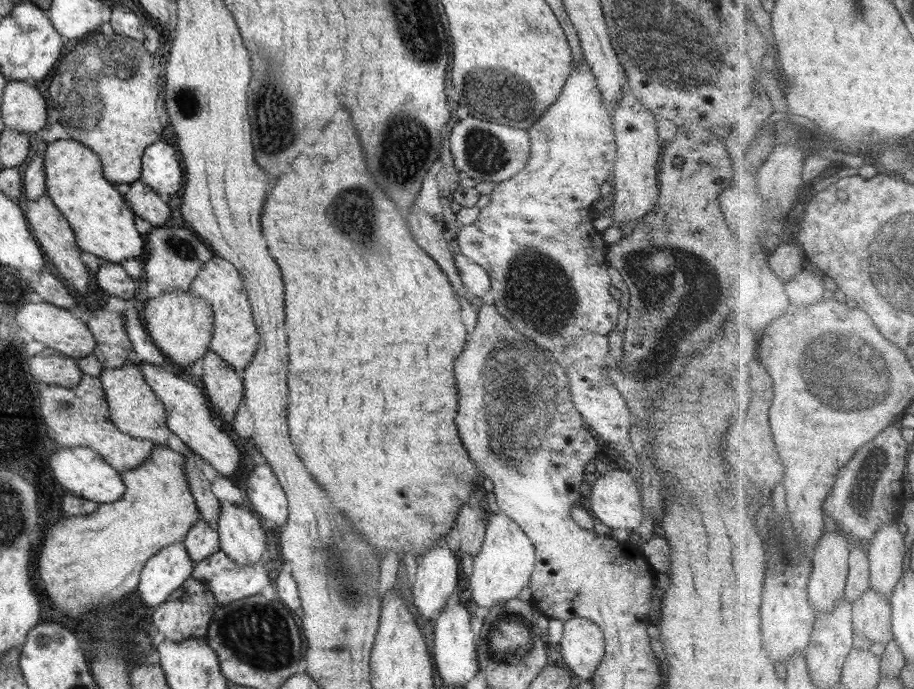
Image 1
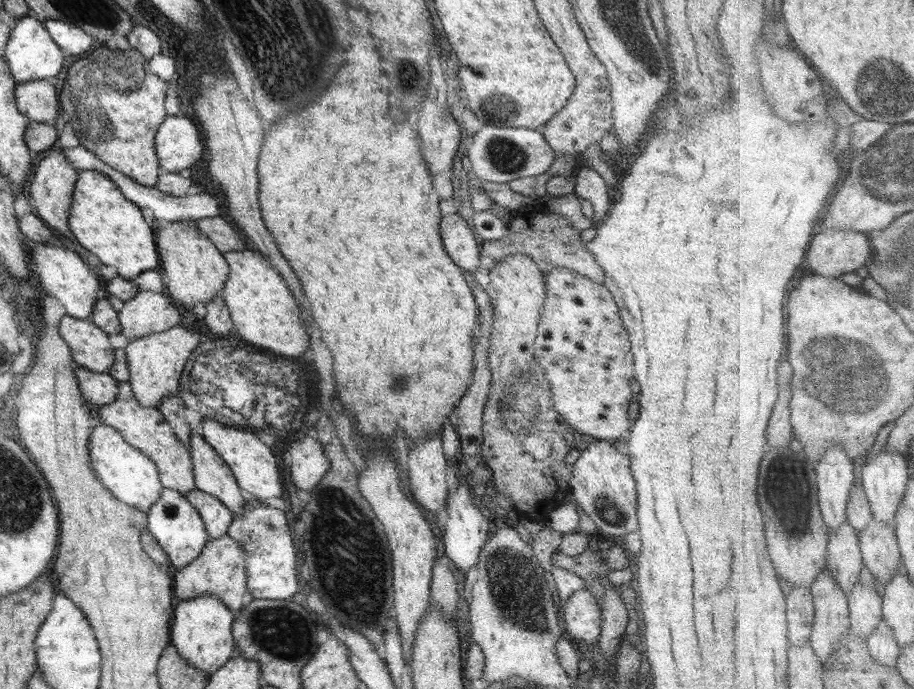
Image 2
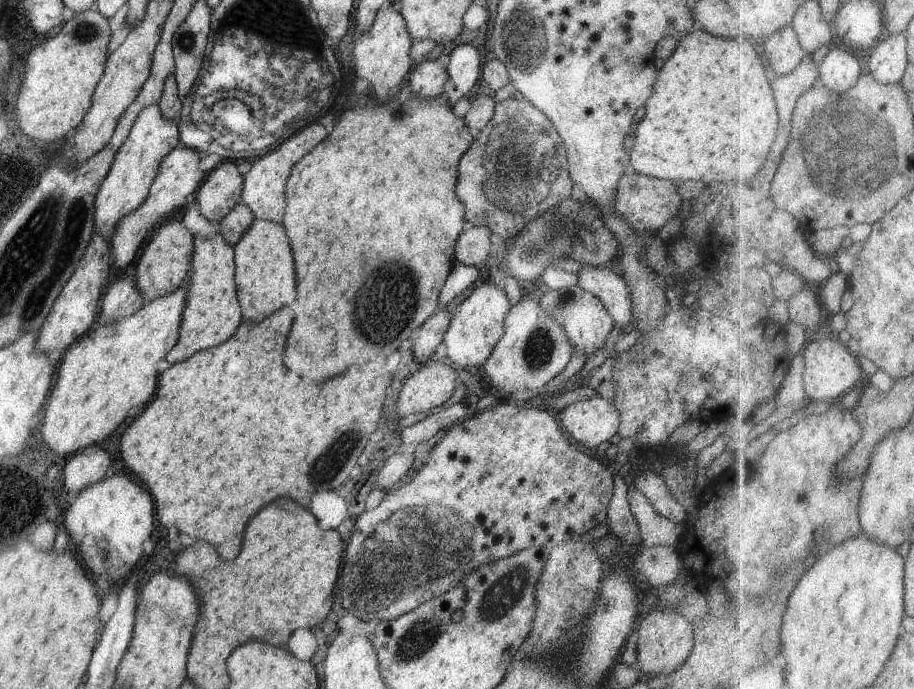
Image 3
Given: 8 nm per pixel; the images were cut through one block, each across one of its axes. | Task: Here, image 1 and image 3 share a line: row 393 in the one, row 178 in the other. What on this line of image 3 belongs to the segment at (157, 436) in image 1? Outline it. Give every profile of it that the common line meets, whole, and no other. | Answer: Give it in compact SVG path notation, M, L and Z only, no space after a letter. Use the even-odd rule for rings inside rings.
M159 105L147 106L136 116L136 122L126 138L126 142L120 146L120 150L114 156L112 168L106 178L100 184L94 202L94 230L106 238L106 242L112 240L116 234L117 224L132 210L140 208L140 204L148 198L150 186L156 176L160 162L167 154L170 154L176 146L179 146L179 128L174 120L166 120L160 114Z

